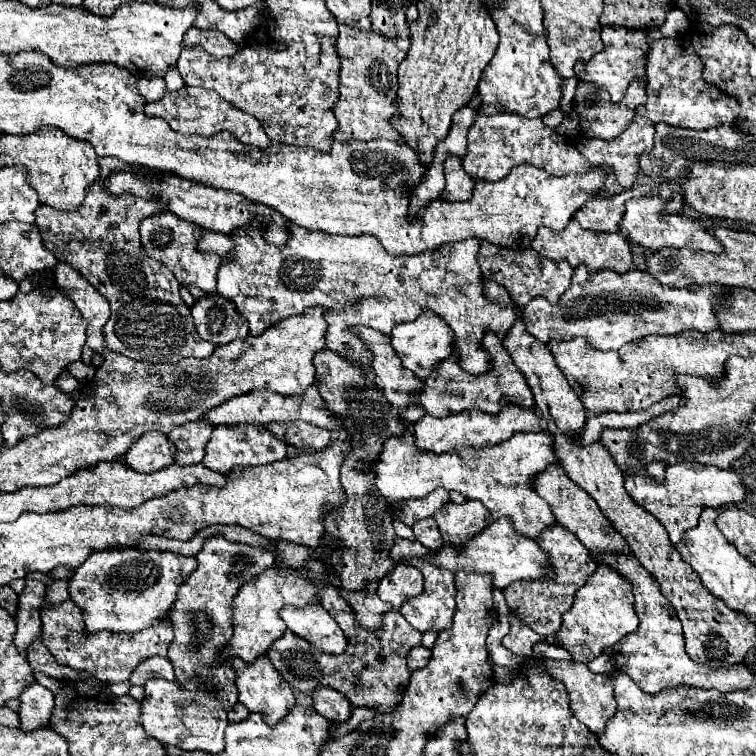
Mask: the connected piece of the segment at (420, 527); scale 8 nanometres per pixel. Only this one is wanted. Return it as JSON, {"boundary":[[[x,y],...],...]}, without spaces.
{"boundary":[[[433,517],[429,519],[423,519],[423,521],[417,521],[413,525],[413,531],[415,531],[415,537],[421,545],[425,545],[427,549],[441,549],[443,539],[441,539],[441,533],[437,529],[437,521]]]}

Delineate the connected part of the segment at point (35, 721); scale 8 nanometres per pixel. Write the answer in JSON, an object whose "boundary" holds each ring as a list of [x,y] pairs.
{"boundary":[[[33,681],[33,685],[29,685],[29,689],[25,689],[25,693],[21,693],[19,697],[19,729],[21,731],[33,731],[39,727],[49,725],[49,717],[53,711],[53,693],[39,685],[37,681]]]}

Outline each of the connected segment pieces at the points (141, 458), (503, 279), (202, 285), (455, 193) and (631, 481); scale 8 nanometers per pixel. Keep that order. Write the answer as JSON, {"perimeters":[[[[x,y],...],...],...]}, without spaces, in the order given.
{"perimeters":[[[[161,431],[145,433],[133,447],[123,455],[125,465],[139,473],[153,473],[173,463],[175,447]]],[[[481,241],[477,261],[481,269],[485,269],[485,277],[503,285],[519,307],[525,307],[535,297],[545,297],[549,303],[555,305],[559,297],[567,291],[573,277],[573,267],[567,261],[551,261],[549,257],[541,257],[533,249],[505,249],[489,241]]],[[[161,211],[143,219],[141,243],[149,257],[155,258],[155,261],[165,265],[175,275],[179,285],[195,285],[207,293],[215,293],[215,277],[221,265],[221,257],[217,257],[217,253],[213,255],[197,249],[201,233],[203,229],[199,225],[193,225],[169,211]]],[[[447,157],[445,159],[445,189],[443,197],[449,201],[467,201],[471,197],[475,181],[463,171],[459,157]]],[[[675,463],[667,467],[667,477],[665,483],[653,483],[653,479],[635,475],[627,477],[625,481],[627,493],[635,499],[637,505],[647,509],[653,517],[661,521],[661,525],[667,529],[669,539],[673,545],[681,541],[687,529],[697,527],[697,519],[705,507],[719,509],[723,505],[737,505],[745,501],[747,489],[739,477],[739,473],[731,469],[719,469],[719,467],[709,467],[701,463]]]]}

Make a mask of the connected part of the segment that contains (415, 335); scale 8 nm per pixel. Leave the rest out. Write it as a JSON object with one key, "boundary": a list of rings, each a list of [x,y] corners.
{"boundary":[[[425,311],[421,317],[417,317],[411,323],[401,323],[395,325],[391,331],[391,345],[397,351],[399,359],[403,361],[403,365],[407,369],[411,369],[415,373],[417,379],[421,379],[425,383],[425,379],[439,367],[441,361],[445,361],[449,357],[449,353],[453,351],[453,331],[449,331],[449,327],[445,325],[445,321],[441,321],[441,317],[437,317],[431,311]]]}

